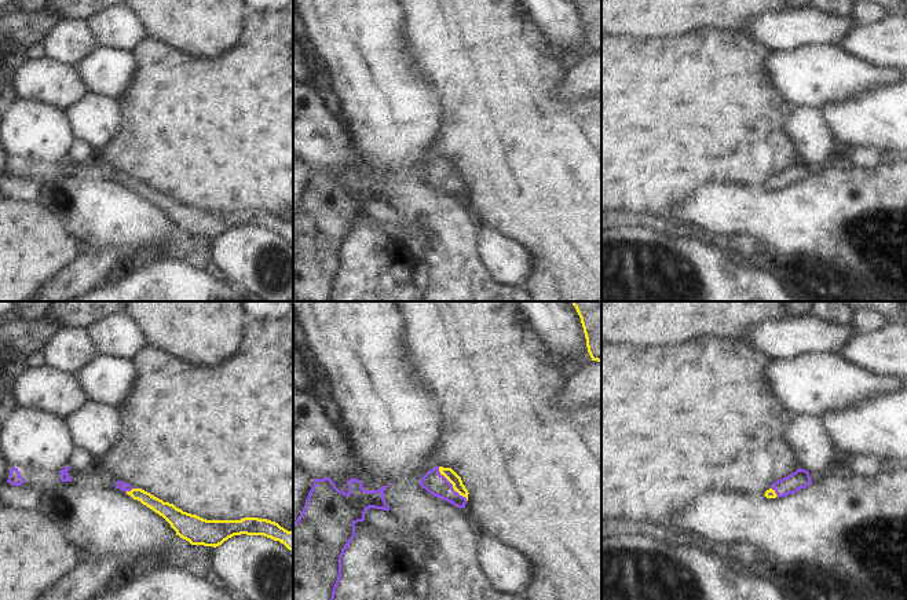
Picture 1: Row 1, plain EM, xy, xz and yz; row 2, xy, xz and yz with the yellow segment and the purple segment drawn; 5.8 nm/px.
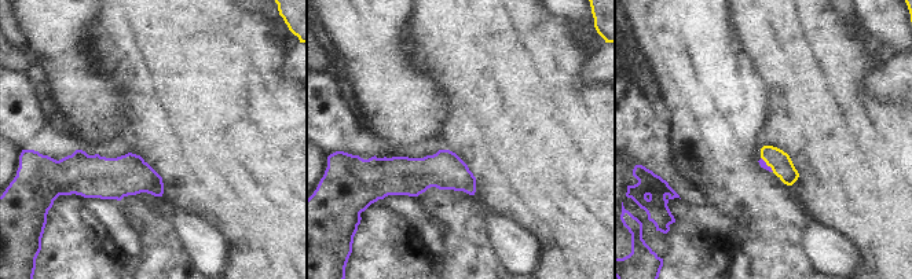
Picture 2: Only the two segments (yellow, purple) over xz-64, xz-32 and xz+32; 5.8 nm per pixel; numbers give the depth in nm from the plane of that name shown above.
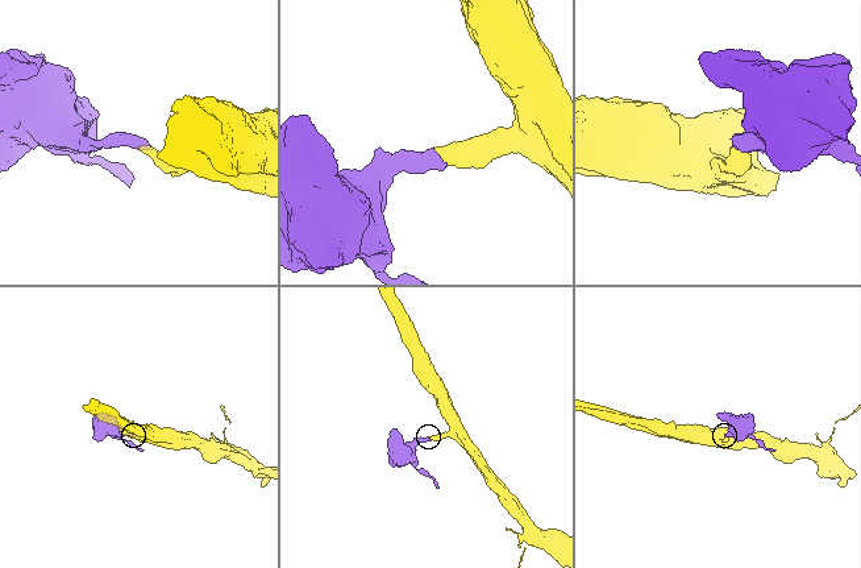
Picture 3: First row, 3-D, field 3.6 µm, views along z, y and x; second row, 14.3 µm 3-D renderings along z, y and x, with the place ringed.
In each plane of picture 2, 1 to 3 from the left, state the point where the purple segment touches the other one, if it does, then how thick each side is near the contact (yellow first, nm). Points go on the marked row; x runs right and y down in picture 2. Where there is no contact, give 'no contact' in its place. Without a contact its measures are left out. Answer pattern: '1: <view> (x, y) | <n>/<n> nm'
1: no contact
2: no contact
3: xz+32 (766, 164) | 130/40 nm

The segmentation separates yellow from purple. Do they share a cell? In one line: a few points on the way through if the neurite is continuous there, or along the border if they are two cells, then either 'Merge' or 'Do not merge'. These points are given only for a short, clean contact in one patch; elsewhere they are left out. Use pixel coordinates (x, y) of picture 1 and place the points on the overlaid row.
Path across: xz (449, 474), (452, 483), (435, 483). Merge.

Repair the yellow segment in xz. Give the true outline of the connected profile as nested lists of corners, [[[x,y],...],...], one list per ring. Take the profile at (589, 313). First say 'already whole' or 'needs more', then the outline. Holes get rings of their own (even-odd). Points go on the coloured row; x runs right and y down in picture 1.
already whole; [[[571,301],[584,328],[592,361],[601,362],[601,301]]]

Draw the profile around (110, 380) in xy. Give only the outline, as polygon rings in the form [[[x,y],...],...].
[[[99,355],[77,377],[91,400],[120,407],[132,395],[139,372],[135,359]]]

